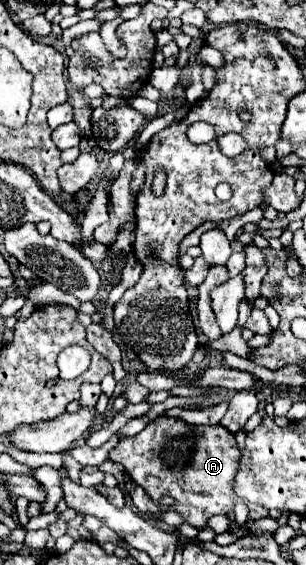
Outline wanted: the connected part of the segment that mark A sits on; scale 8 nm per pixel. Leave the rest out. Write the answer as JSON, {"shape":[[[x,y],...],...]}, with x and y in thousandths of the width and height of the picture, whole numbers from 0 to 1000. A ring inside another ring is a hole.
{"shape":[[[520,738],[441,773],[395,777],[363,795],[356,812],[395,819],[415,830],[422,844],[448,858],[461,858],[507,890],[520,890],[526,880],[559,880],[572,887],[572,894],[559,897],[565,904],[592,908],[618,929],[670,933],[683,915],[716,908],[742,912],[748,904],[761,904],[761,894],[775,887],[761,855],[788,802],[761,766],[748,766],[729,752],[650,752],[637,756],[637,798],[624,809],[624,823],[546,827],[526,812],[533,791],[565,781],[565,770],[592,770],[611,763],[618,752],[605,745],[572,738]]]}

